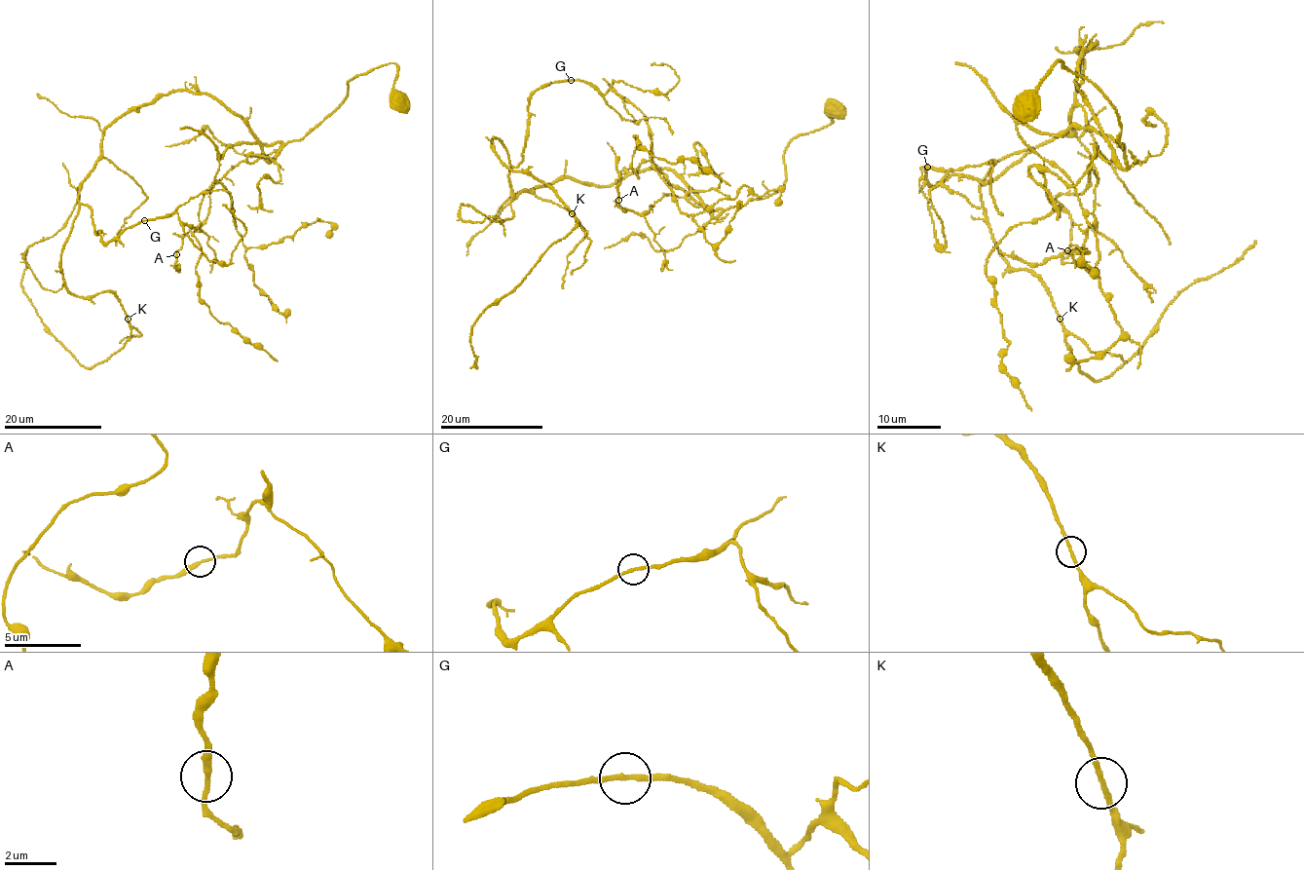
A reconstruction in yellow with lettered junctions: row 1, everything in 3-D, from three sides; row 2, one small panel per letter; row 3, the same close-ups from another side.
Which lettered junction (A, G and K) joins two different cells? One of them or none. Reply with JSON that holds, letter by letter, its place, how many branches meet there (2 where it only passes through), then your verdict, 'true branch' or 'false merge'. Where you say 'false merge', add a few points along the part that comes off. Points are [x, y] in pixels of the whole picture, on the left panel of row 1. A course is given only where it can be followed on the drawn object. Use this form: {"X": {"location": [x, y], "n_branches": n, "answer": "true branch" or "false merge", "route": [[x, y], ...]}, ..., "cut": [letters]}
{"A": {"location": [176, 254], "n_branches": 2, "answer": "true branch"}, "G": {"location": [144, 220], "n_branches": 2, "answer": "true branch"}, "K": {"location": [128, 319], "n_branches": 2, "answer": "true branch"}, "cut": []}

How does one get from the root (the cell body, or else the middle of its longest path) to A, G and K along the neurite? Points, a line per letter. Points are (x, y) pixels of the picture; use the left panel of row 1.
A: (398, 99), (394, 63), (348, 81), (347, 97), (303, 137), (214, 184), (207, 217), (177, 254)
G: (398, 99), (379, 66), (301, 138), (264, 145), (205, 94), (131, 106), (77, 197), (103, 243), (143, 220)
K: (398, 99), (379, 66), (301, 138), (264, 145), (205, 94), (118, 117), (61, 273), (127, 319)

